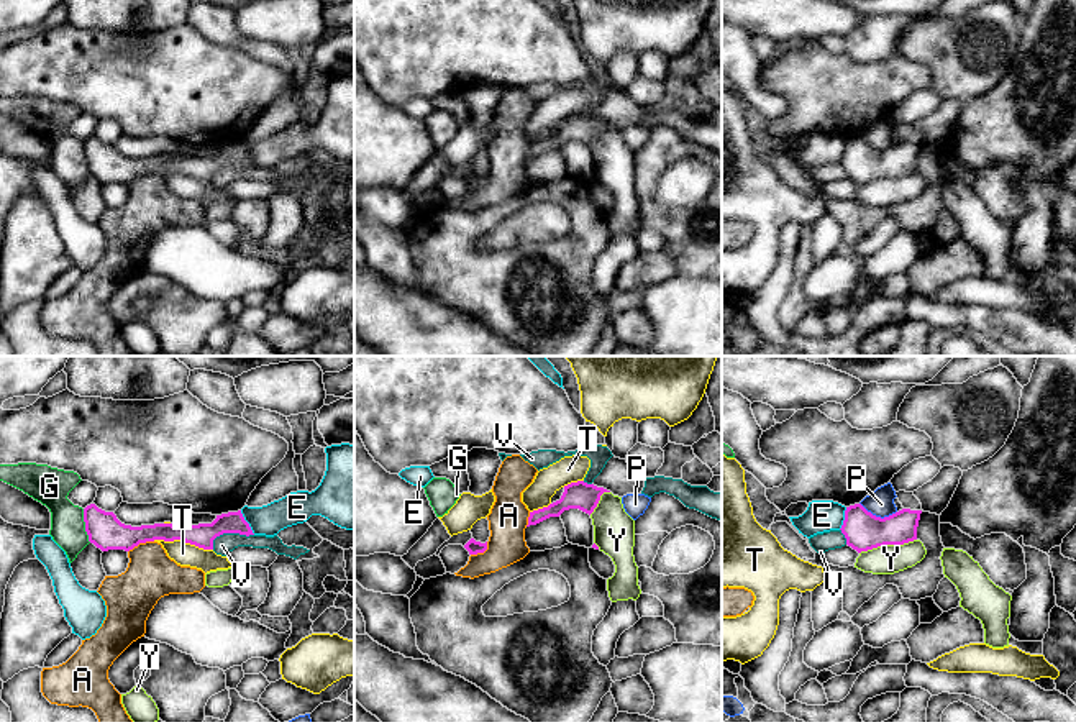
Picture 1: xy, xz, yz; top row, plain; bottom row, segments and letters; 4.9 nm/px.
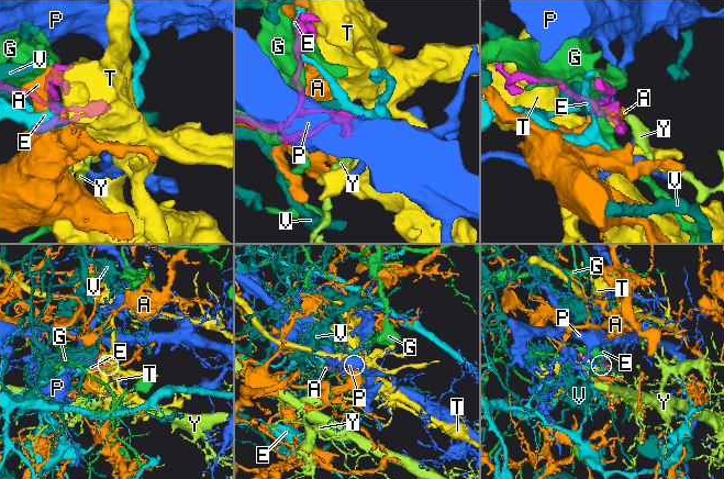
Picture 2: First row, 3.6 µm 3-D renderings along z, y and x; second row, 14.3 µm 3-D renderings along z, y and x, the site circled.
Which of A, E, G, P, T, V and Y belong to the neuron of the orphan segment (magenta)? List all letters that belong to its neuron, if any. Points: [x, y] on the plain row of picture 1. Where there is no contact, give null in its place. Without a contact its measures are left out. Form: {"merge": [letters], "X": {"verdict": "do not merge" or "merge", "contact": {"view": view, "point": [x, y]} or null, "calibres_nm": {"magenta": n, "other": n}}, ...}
{"merge": [], "A": {"verdict": "do not merge", "contact": {"view": "xy", "point": [140, 174]}, "calibres_nm": {"magenta": 170, "other": 240}}, "E": {"verdict": "do not merge", "contact": {"view": "xy", "point": [246, 155]}, "calibres_nm": {"magenta": 120, "other": 150}}, "G": {"verdict": "do not merge", "contact": {"view": "xy", "point": [86, 158]}, "calibres_nm": {"magenta": 170, "other": 180}}, "P": {"verdict": "do not merge", "contact": {"view": "yz", "point": [878, 150]}, "calibres_nm": {"magenta": 190, "other": 130}}, "T": {"verdict": "do not merge", "contact": {"view": "xy", "point": [182, 173]}, "calibres_nm": {"magenta": 120, "other": 110}}, "V": {"verdict": "do not merge", "contact": {"view": "xy", "point": [228, 164]}, "calibres_nm": {"magenta": 120, "other": 100}}, "Y": {"verdict": "do not merge", "contact": {"view": "yz", "point": [888, 176]}, "calibres_nm": {"magenta": 190, "other": 140}}}

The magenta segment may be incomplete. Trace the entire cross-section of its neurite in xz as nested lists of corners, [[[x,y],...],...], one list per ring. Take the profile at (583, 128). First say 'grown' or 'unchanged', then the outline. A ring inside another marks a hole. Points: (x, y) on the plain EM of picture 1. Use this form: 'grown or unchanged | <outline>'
grown | [[[612,89],[592,117],[584,113],[571,115],[564,118],[559,133],[530,144],[527,159],[536,158],[549,149],[559,149],[569,141],[579,141],[590,148],[604,125],[623,130],[627,126],[641,126],[643,120],[645,110],[636,105],[627,92]]]

